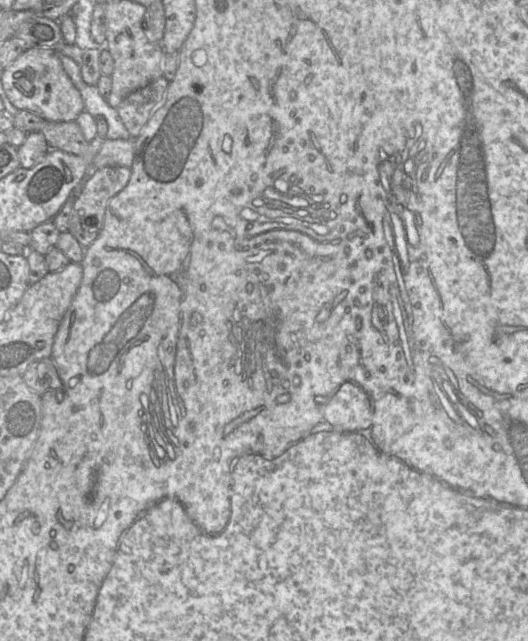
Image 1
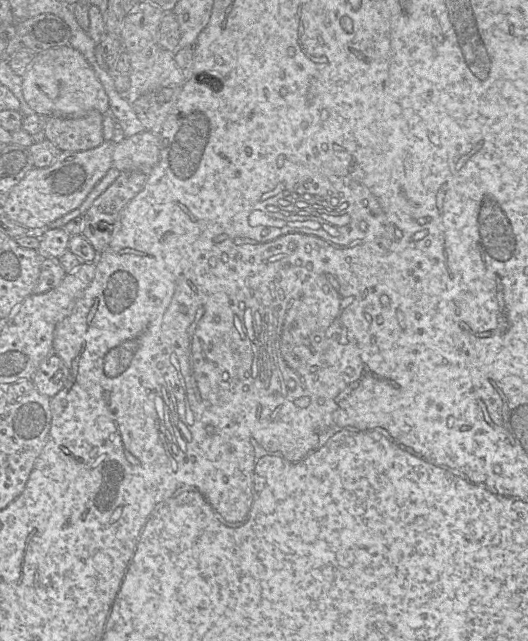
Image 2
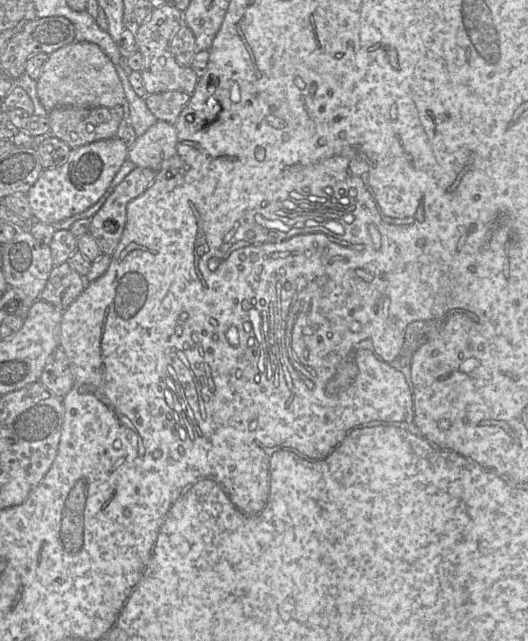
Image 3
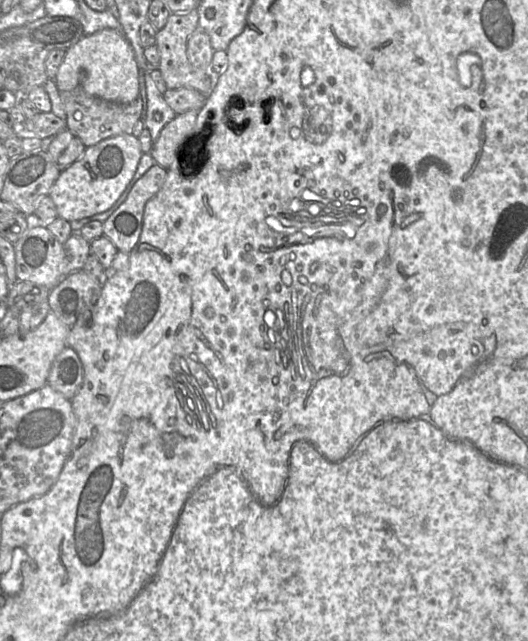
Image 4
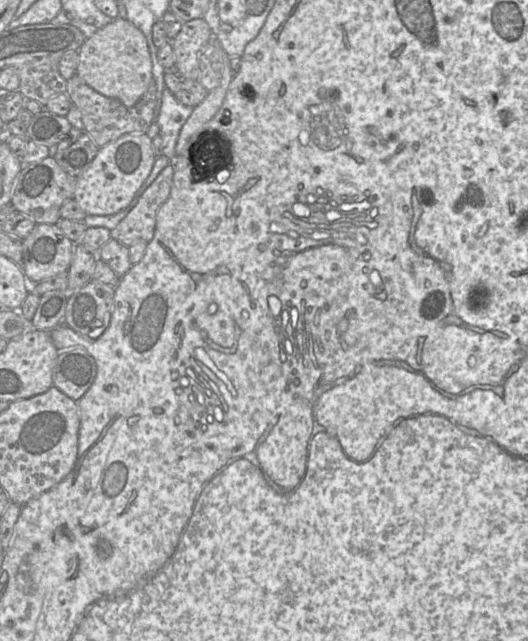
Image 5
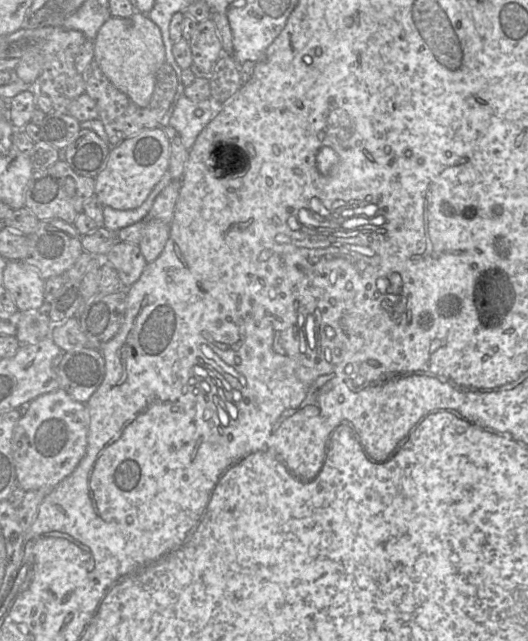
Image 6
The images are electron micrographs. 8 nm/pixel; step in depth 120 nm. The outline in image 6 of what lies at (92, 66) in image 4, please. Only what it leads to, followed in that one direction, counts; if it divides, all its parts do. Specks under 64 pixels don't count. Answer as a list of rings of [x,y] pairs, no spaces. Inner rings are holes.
[[[139,11],[126,18],[111,17],[101,26],[93,43],[94,61],[104,75],[137,106],[147,106],[157,71],[166,62],[165,45],[157,24]]]

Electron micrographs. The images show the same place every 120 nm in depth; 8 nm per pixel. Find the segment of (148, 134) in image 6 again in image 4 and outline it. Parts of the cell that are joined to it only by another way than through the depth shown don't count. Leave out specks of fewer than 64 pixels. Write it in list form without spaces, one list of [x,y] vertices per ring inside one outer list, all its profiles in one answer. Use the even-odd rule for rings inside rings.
[[[133,134],[113,136],[87,147],[79,160],[61,172],[50,190],[48,196],[55,204],[58,218],[72,222],[110,209],[130,184],[143,154],[141,143]]]

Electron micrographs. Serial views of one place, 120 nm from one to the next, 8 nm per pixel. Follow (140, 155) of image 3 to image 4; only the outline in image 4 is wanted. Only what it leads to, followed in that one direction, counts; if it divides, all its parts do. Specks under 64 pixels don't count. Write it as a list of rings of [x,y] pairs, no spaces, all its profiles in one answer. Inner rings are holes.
[[[202,108],[191,109],[177,115],[163,127],[149,152],[157,165],[164,169],[177,165],[178,169],[180,169],[178,163],[181,155],[185,153],[182,148],[189,146],[188,139],[190,134],[194,132]]]

